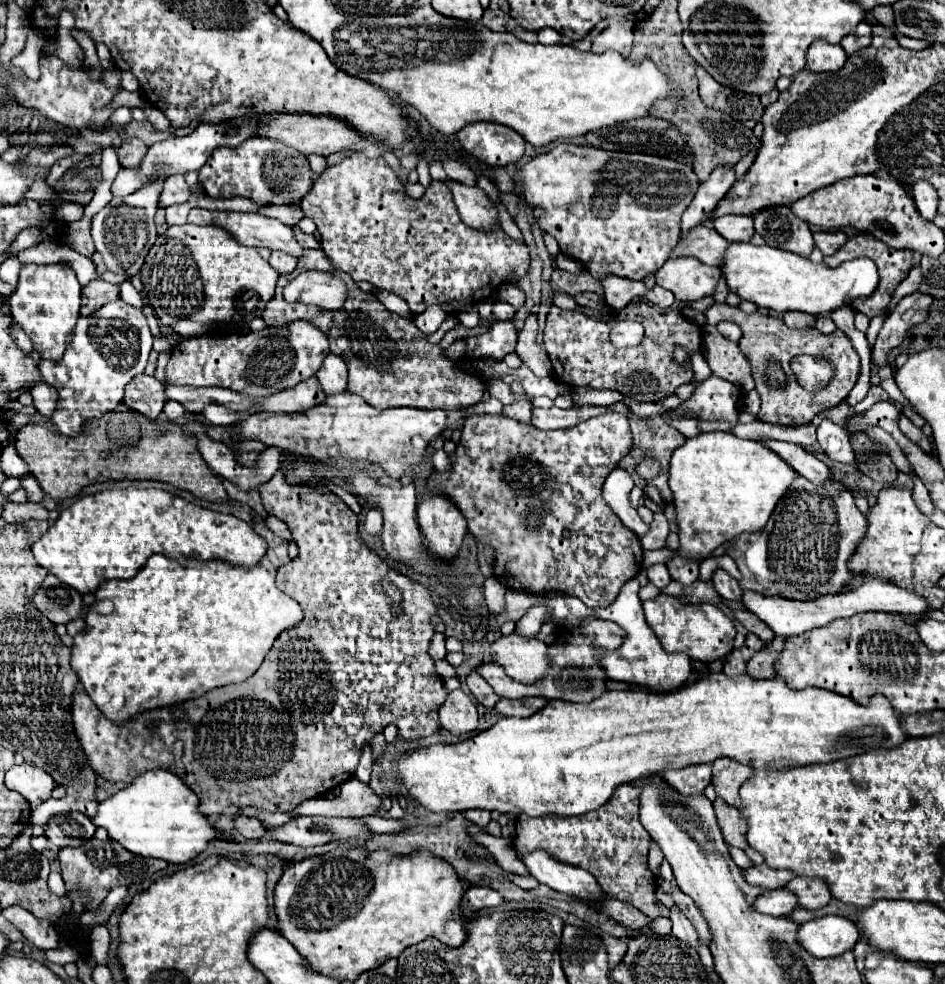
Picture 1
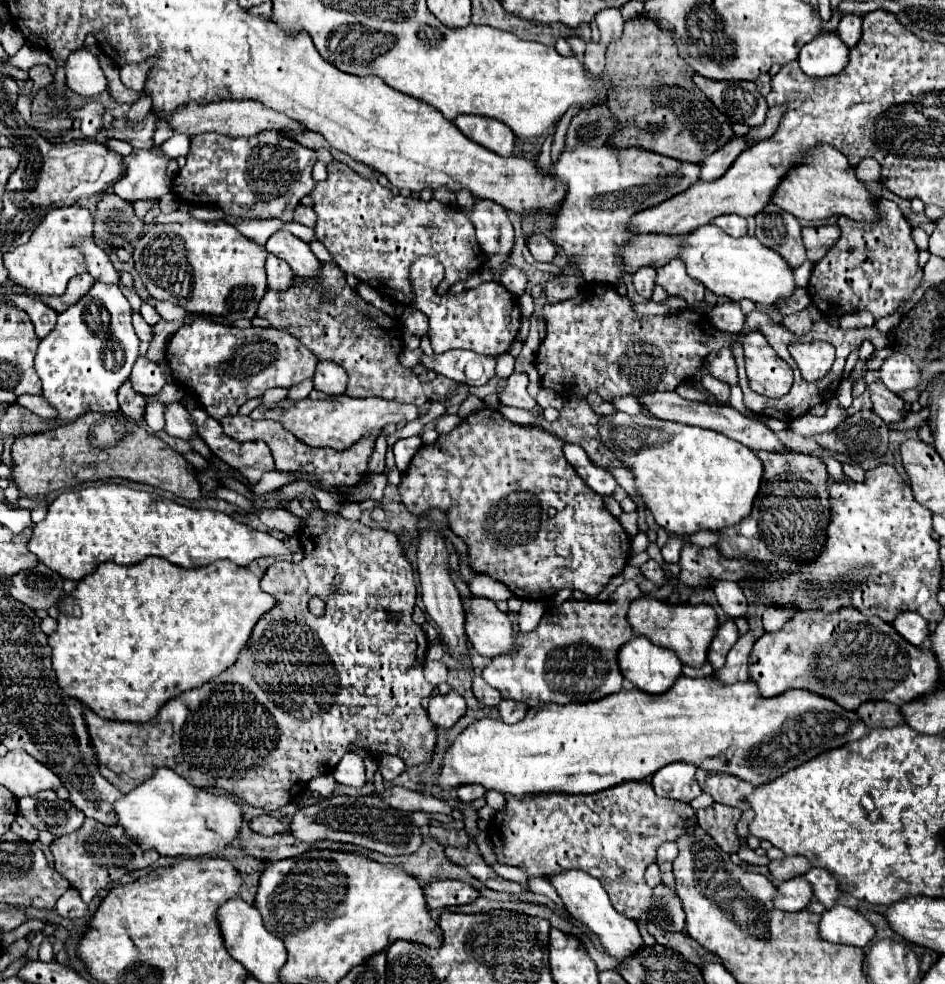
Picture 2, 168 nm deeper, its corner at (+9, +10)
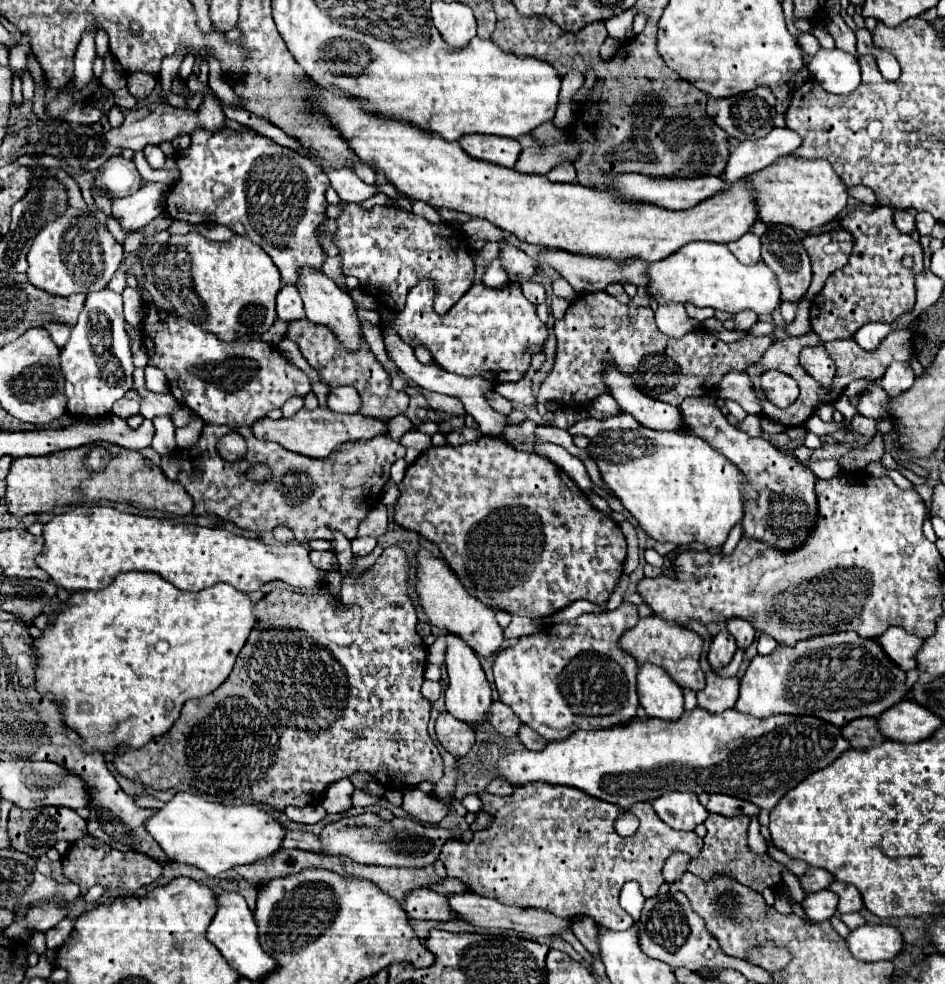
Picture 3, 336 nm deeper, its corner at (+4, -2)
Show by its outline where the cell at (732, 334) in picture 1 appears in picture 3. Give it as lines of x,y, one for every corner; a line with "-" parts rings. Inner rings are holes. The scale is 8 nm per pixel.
743,310
743,312
735,314
735,326
737,326
735,330
739,330
739,332
747,332
755,322
757,322
757,314
753,310

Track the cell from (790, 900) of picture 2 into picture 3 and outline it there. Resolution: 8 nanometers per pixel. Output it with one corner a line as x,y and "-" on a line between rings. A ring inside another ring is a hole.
823,890
823,892
809,894
803,902
803,910
811,918
811,922
823,922
837,914
837,910
835,910
837,902
839,902
839,898
835,898
835,894
831,894
831,890

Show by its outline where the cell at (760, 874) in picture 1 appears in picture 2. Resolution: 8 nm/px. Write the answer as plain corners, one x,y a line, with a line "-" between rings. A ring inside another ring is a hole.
786,856
782,860
772,860
768,864
768,870
770,870
772,882
778,884
778,882
796,878
796,876
804,874
806,870
810,870
810,862
802,856

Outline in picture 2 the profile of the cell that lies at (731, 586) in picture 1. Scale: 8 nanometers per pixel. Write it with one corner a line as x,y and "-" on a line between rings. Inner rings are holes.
718,580
714,584
714,592
716,592
716,598
720,602
720,606
724,608
724,612
732,618
738,618
738,616
744,616
746,614
746,608
748,608
748,602
744,598
744,592
742,588
736,584
736,582
728,582
728,580

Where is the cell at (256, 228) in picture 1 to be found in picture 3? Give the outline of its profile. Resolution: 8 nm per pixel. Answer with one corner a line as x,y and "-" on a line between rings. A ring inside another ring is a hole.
301,270
299,282
297,282
297,290
299,290
301,298
303,298
307,320
311,320
315,324
323,324
329,330
333,330
335,338
343,346
347,346
347,350
351,350
351,352
359,350
359,346
363,342
363,330
361,330
361,322
357,318
355,304
353,304
351,296
347,292
339,290
335,286
335,282
329,280
323,272
313,272
313,270

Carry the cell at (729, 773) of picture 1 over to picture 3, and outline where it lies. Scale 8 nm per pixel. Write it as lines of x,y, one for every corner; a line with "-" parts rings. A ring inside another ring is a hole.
701,794
699,802
707,808
707,812
721,814
721,816
739,816
739,814
755,816
759,812
755,804
725,794

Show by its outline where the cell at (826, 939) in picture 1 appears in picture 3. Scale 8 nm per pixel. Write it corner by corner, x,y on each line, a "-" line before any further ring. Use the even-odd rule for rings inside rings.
863,924
847,938
847,946
857,960
877,962
893,960
903,952
903,936
897,928
885,924

